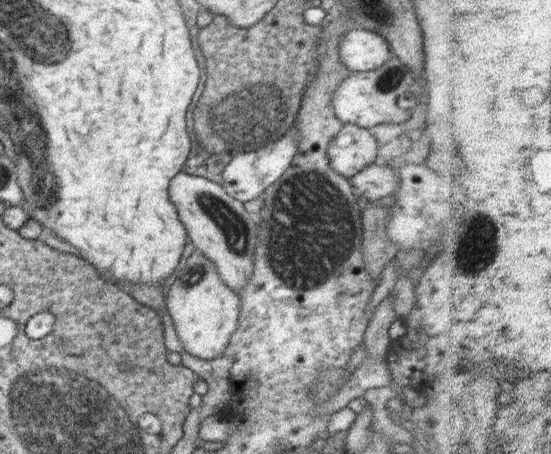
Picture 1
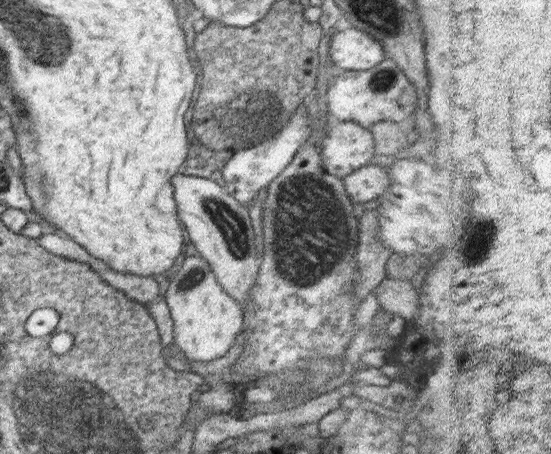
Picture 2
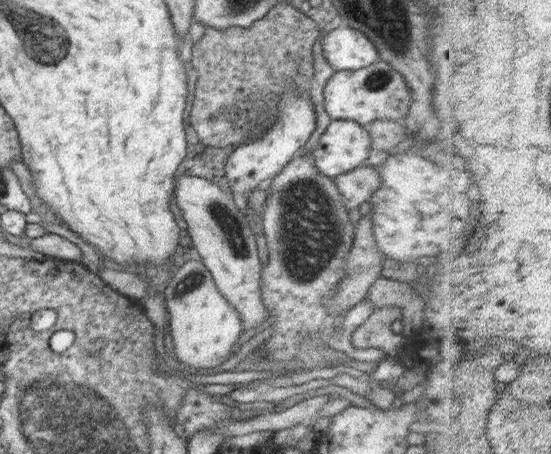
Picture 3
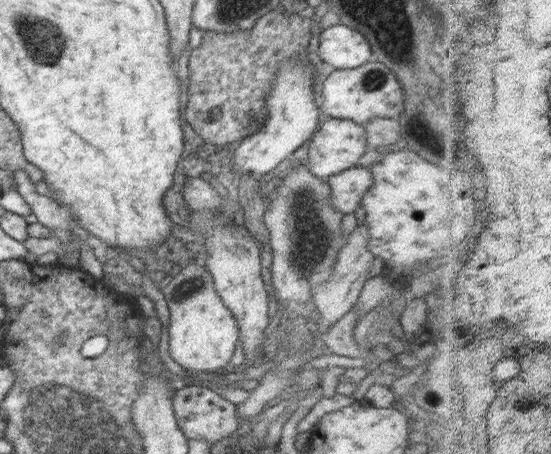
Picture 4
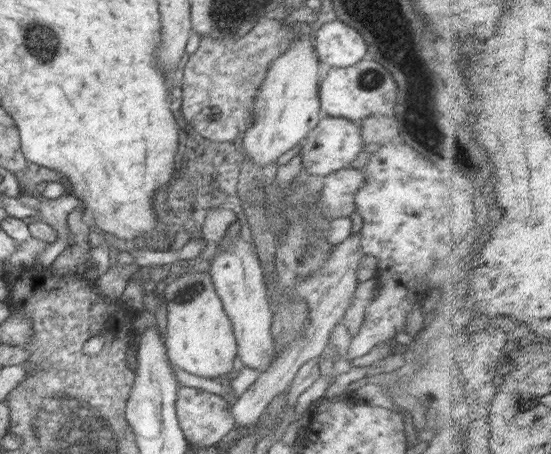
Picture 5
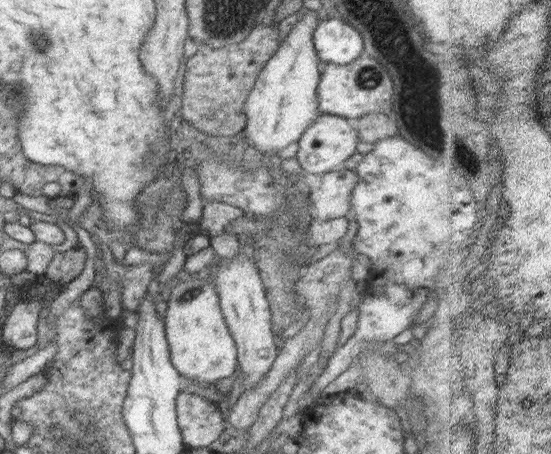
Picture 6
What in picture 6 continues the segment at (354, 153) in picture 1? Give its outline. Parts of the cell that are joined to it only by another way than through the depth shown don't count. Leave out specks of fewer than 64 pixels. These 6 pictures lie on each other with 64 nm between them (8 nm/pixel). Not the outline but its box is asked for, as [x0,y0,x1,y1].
[295,113,359,175]

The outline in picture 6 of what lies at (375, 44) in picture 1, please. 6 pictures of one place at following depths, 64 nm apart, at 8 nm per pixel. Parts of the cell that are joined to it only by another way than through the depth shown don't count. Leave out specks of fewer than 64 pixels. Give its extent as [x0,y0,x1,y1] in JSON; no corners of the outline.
[313,16,365,64]

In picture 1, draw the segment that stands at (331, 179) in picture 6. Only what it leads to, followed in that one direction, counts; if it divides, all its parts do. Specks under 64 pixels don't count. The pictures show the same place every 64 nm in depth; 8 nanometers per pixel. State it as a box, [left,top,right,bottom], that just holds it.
[349,161,400,202]

